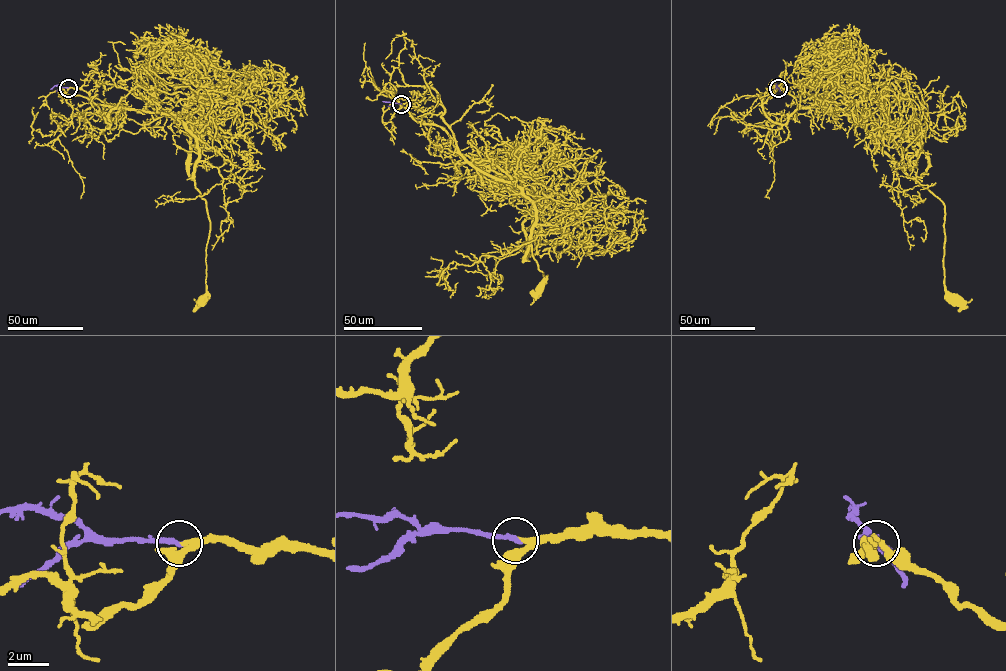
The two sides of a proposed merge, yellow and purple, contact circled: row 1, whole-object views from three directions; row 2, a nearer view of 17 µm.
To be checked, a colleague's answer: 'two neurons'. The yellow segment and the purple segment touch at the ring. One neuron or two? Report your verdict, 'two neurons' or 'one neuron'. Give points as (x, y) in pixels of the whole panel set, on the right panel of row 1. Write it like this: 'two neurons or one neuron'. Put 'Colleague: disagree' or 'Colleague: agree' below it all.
one neuron
Colleague: disagree

